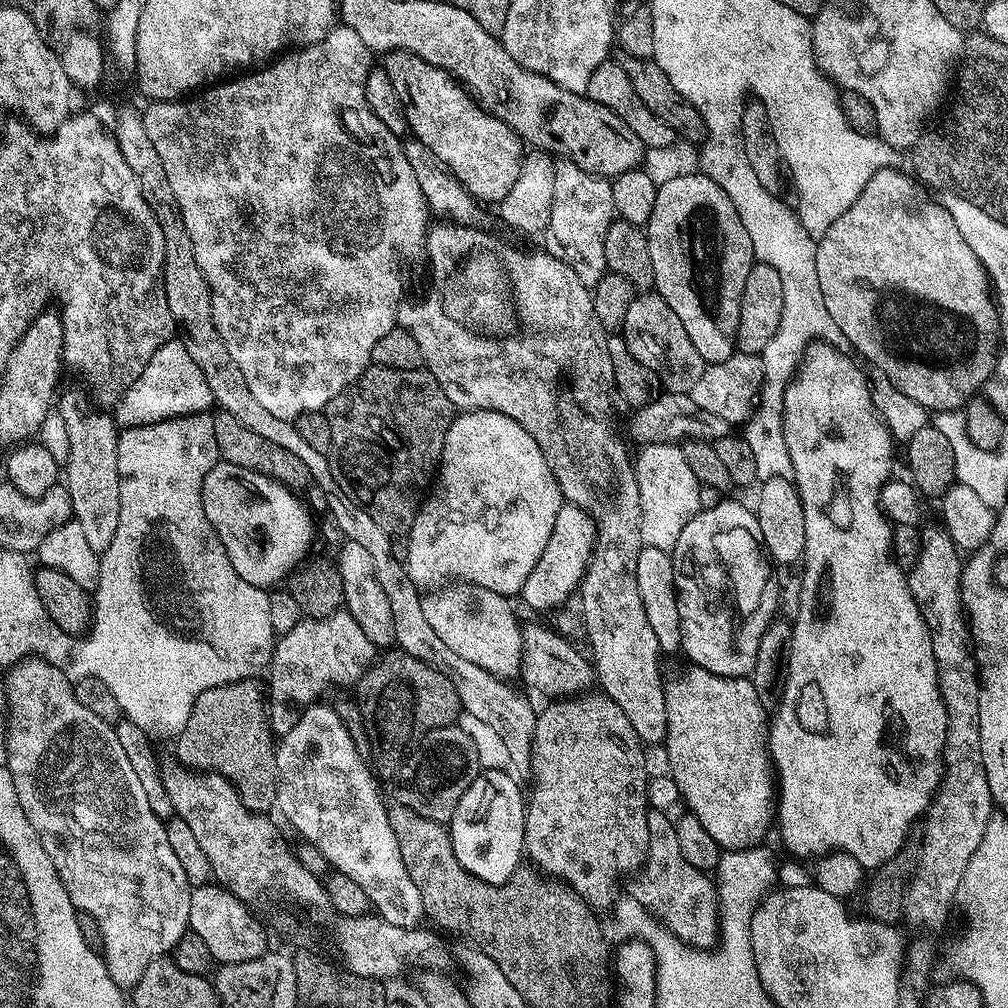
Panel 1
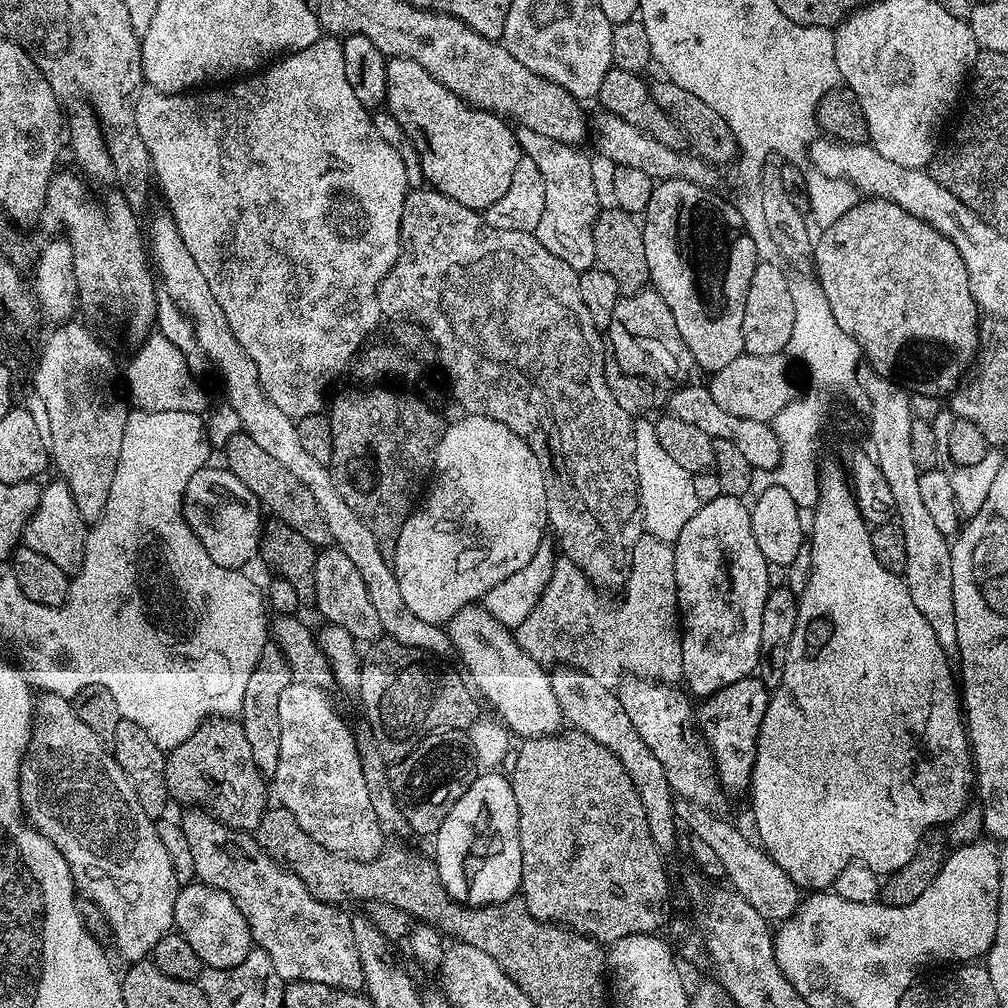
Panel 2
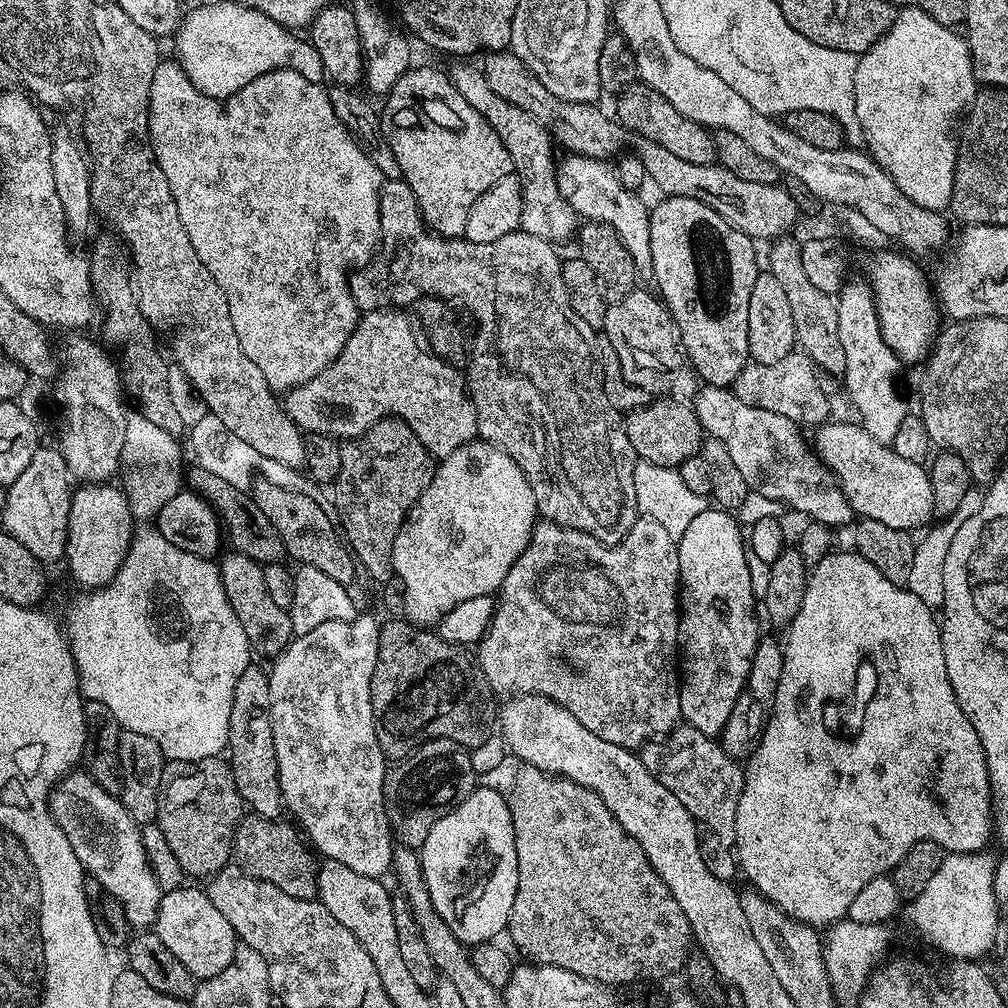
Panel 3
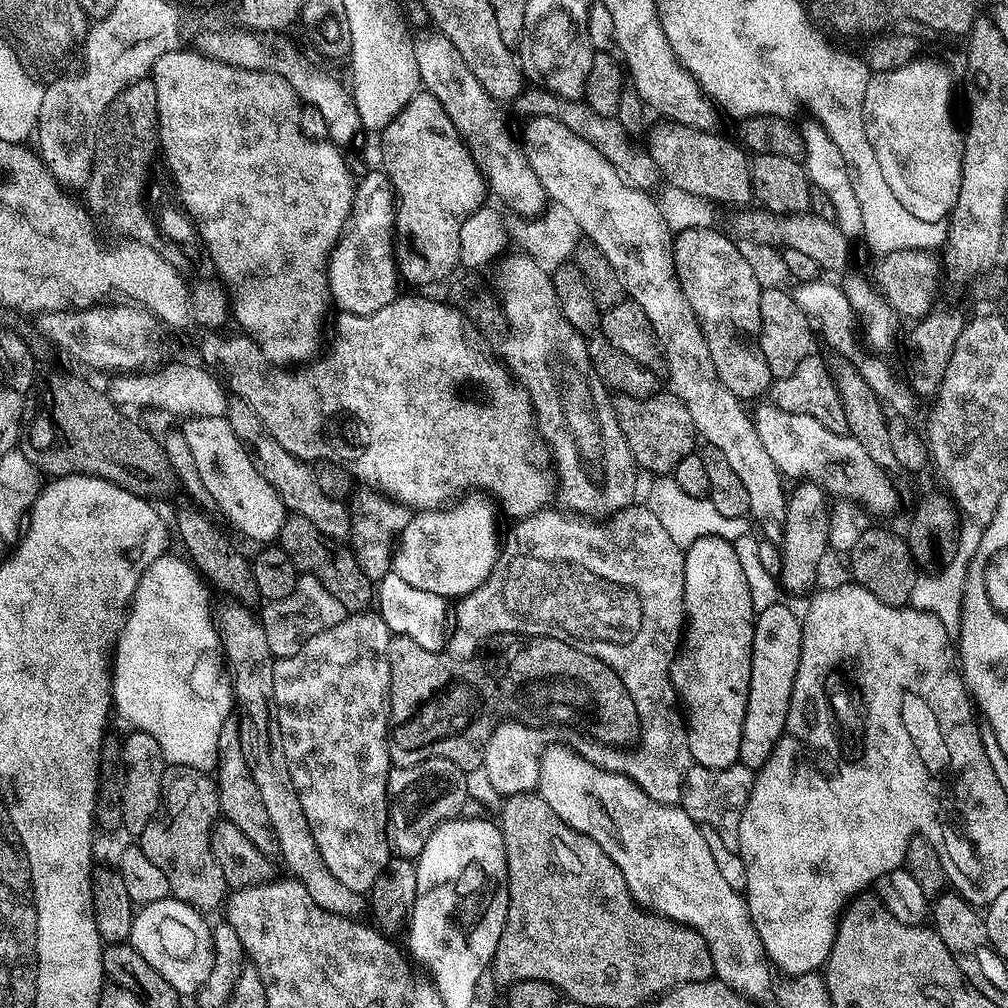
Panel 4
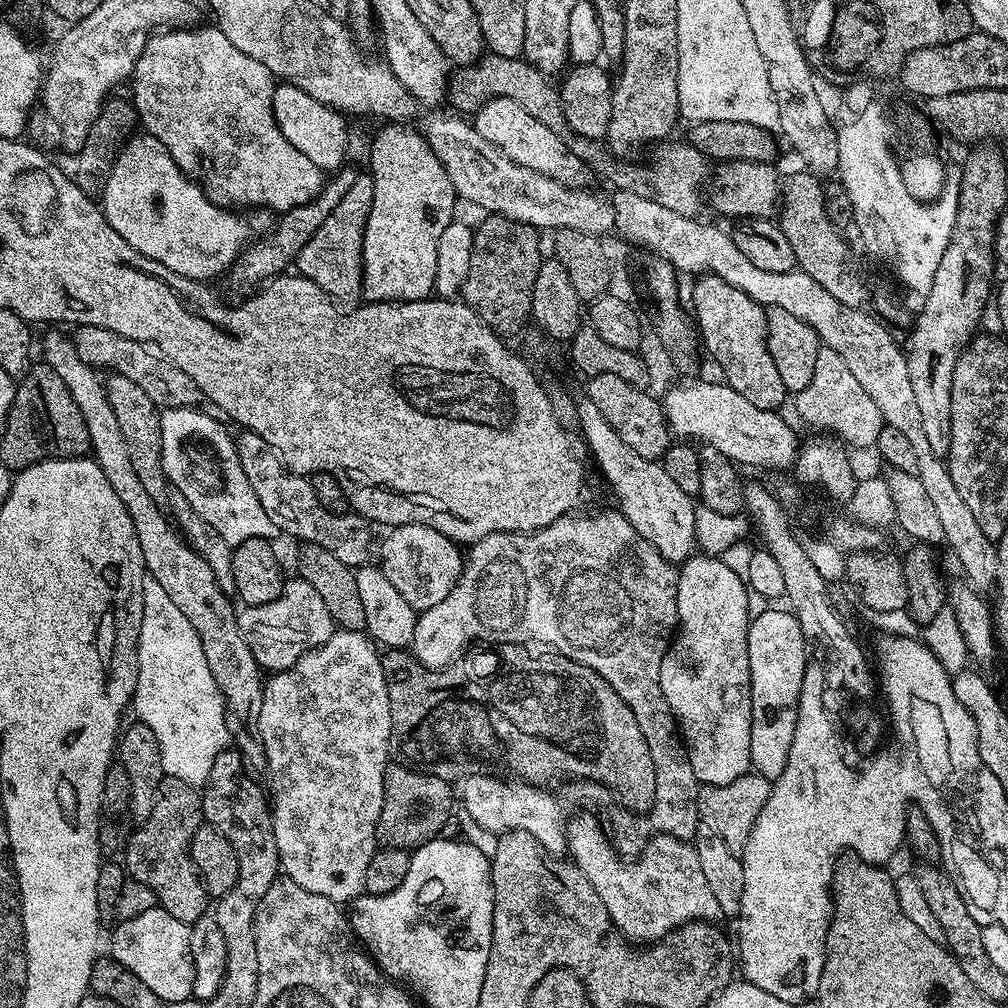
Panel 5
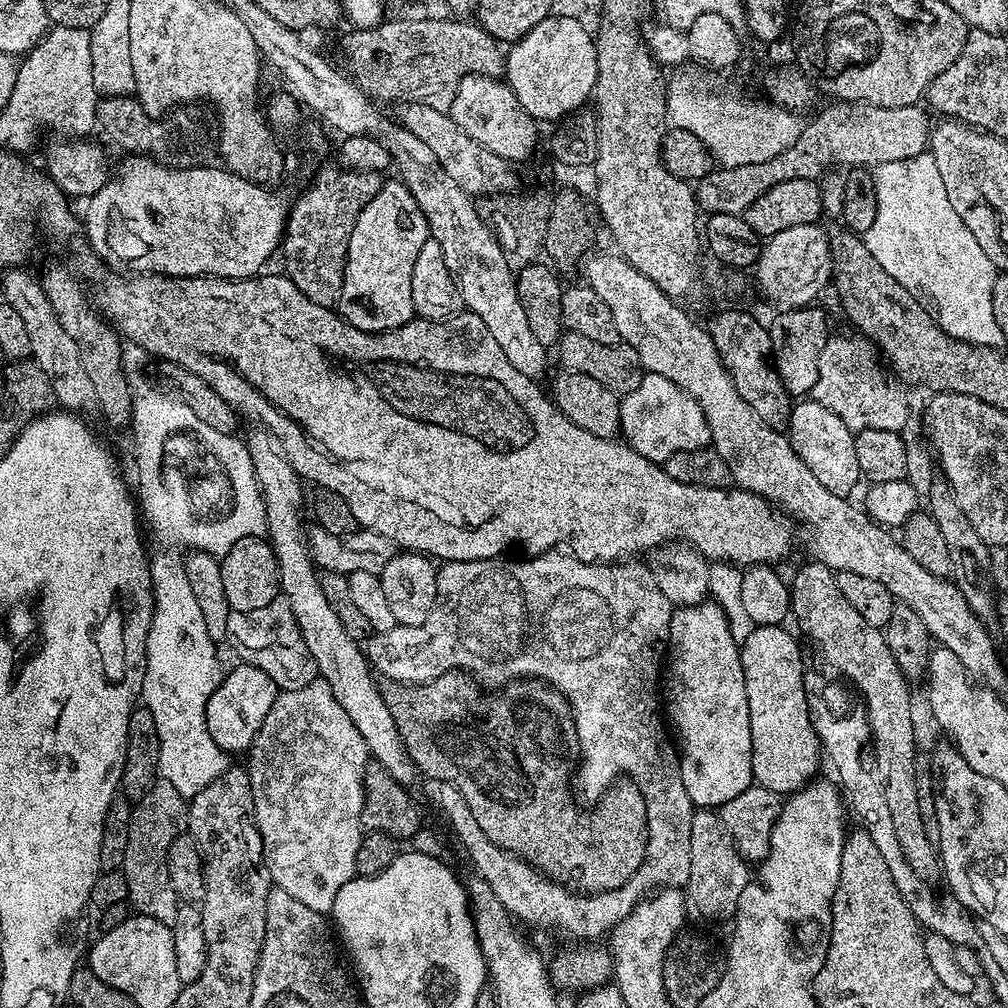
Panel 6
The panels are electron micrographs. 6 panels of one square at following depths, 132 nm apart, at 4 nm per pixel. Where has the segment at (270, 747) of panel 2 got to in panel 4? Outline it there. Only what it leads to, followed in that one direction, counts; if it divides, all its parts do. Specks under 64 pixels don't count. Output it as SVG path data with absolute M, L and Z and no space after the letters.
M230 718L222 726L222 734L218 734L218 754L214 779L216 790L220 794L220 816L234 822L258 850L269 854L279 853L278 838L274 834L274 826L270 826L270 814L266 814L266 806L258 794L258 786L250 774L250 766L246 766L246 754L242 754L242 738L240 737L241 721Z

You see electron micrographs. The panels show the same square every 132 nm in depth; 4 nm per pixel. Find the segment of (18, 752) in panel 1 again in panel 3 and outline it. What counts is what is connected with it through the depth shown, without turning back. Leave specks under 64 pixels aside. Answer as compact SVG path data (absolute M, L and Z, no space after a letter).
M73 770L52 789L48 796L48 809L52 812L54 822L58 822L62 834L70 838L70 846L74 846L74 854L78 854L78 862L83 866L85 873L91 879L97 880L122 905L129 925L136 930L151 929L156 923L162 889L142 846L141 825L125 810L121 800L102 786L98 786L98 782L88 775L87 771Z

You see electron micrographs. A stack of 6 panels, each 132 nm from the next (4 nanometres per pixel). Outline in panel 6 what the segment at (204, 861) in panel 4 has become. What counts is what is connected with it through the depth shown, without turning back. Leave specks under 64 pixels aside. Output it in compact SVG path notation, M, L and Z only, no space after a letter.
M157 778L146 790L141 800L135 801L132 816L128 820L128 837L122 871L126 878L127 903L141 916L149 916L158 922L171 926L178 918L180 904L170 886L168 873L168 851L174 842L187 829L189 801L170 782Z

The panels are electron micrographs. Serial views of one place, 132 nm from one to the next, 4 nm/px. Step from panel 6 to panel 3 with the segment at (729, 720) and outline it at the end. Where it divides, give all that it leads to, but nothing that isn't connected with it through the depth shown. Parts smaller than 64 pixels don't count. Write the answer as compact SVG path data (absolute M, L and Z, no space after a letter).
M708 506L705 507L704 512L702 514L698 514L698 518L694 518L694 522L690 522L690 526L686 526L686 534L682 534L682 538L678 541L678 566L680 567L680 638L678 641L678 656L682 661L682 671L679 673L678 679L680 682L680 715L682 717L683 723L688 724L691 728L696 730L702 730L702 734L706 734L707 736L716 738L721 735L724 731L724 727L726 726L726 722L730 718L730 714L734 710L734 706L738 702L738 698L742 694L742 690L744 689L744 684L748 681L748 675L750 674L750 670L752 669L752 659L754 658L754 654L756 653L756 647L760 645L762 639L762 633L760 633L760 624L756 621L756 612L758 616L758 599L752 593L751 590L751 582L750 582L750 566L748 565L748 555L749 549L746 547L746 536L742 531L740 533L740 528L736 525L736 520L731 511L725 510L719 506Z

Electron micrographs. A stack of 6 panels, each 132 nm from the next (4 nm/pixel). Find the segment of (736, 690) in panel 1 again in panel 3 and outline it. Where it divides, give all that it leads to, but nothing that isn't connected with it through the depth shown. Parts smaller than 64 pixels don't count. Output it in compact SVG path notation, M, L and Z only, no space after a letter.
M761 639L760 645L756 647L756 653L752 659L752 669L748 675L748 681L744 684L742 694L730 714L722 733L722 743L726 754L732 756L738 762L747 761L754 754L758 742L764 733L764 727L772 707L776 701L778 690L778 678L782 678L782 666L784 665L784 649L781 641Z

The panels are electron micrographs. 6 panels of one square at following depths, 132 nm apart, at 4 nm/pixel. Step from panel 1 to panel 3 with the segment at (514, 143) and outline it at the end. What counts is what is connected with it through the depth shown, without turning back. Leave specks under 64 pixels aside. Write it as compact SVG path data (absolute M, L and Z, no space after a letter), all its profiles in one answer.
M412 66L398 78L392 91L386 96L380 112L380 127L382 140L394 150L398 158L400 175L402 179L414 190L416 207L420 210L425 224L431 231L449 238L463 237L466 226L466 214L498 178L509 175L513 171L512 159L498 134L458 94L458 90L452 85L451 75L447 71L439 72L436 68L417 68Z

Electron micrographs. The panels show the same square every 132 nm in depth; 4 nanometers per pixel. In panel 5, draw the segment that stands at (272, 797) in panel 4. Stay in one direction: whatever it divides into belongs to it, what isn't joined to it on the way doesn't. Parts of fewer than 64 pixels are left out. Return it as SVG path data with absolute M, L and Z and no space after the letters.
M56 330L45 331L48 333L44 336L43 363L53 368L62 382L66 382L66 390L74 398L82 414L82 422L86 422L91 455L102 470L106 482L114 486L114 494L122 498L122 506L126 506L126 512L134 522L134 532L138 534L147 575L156 580L158 586L170 594L174 606L178 606L178 610L190 618L190 626L194 626L202 642L202 654L206 654L210 674L214 674L214 682L224 699L224 717L231 743L243 758L245 768L263 769L264 747L258 730L258 713L262 710L266 680L242 634L237 609L232 609L230 596L221 590L207 562L177 531L173 521L168 516L169 521L164 517L165 509L158 507L142 486L130 462L130 454L126 451L126 438L122 438L122 430L118 430L118 418L114 418L114 410L110 410L101 373L78 358L78 350L72 344L71 335L63 336L60 332L52 331Z

